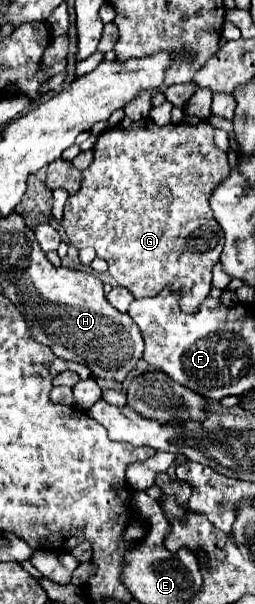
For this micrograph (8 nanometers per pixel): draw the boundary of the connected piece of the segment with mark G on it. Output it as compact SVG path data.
M124 119L118 127L114 129L106 129L94 149L94 161L92 165L82 171L82 187L76 195L68 197L66 205L64 205L64 221L62 221L62 227L70 239L70 243L76 247L76 249L84 249L84 247L94 247L96 249L96 255L102 257L106 263L108 263L108 273L118 281L120 287L126 287L136 299L142 299L142 297L154 297L158 295L164 287L170 287L170 289L178 289L182 291L182 309L184 311L196 311L198 305L204 301L204 297L210 293L210 285L212 285L212 267L218 263L220 259L220 253L222 253L222 245L224 245L224 233L222 233L222 227L218 225L218 221L214 219L212 215L212 209L208 205L208 197L210 193L214 191L214 187L224 179L228 177L230 173L230 165L228 165L228 159L226 159L226 153L220 151L216 145L214 145L214 129L208 121L202 121L198 125L188 125L188 123L170 123L170 125L156 125L152 119L140 119L140 121L130 121L130 119Z

